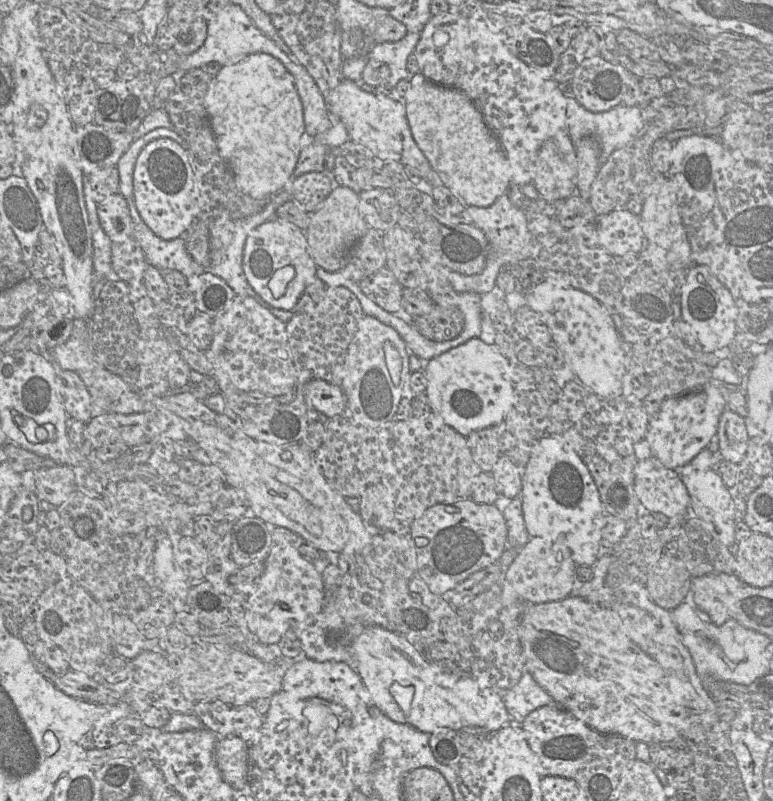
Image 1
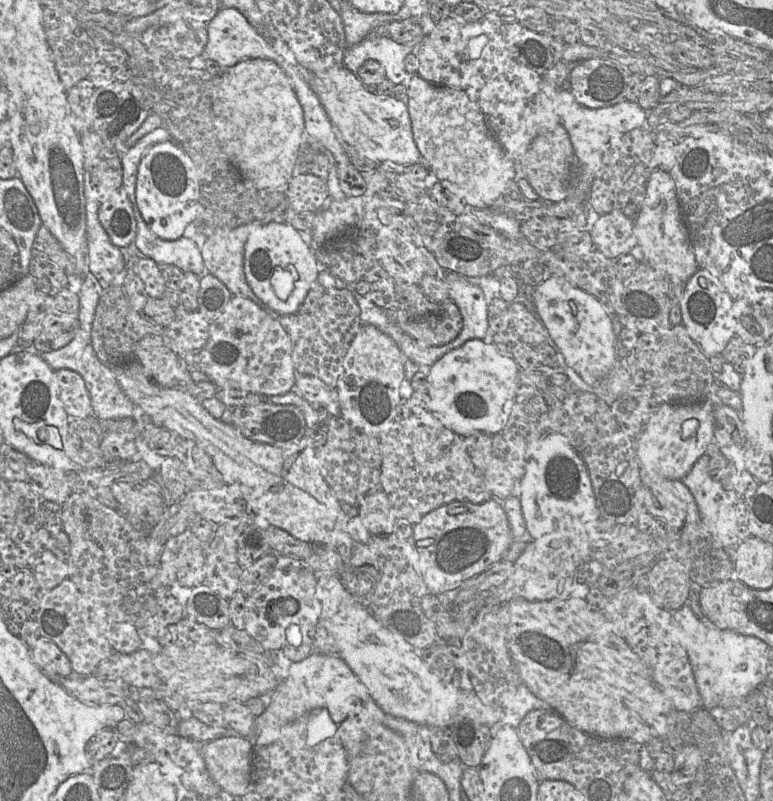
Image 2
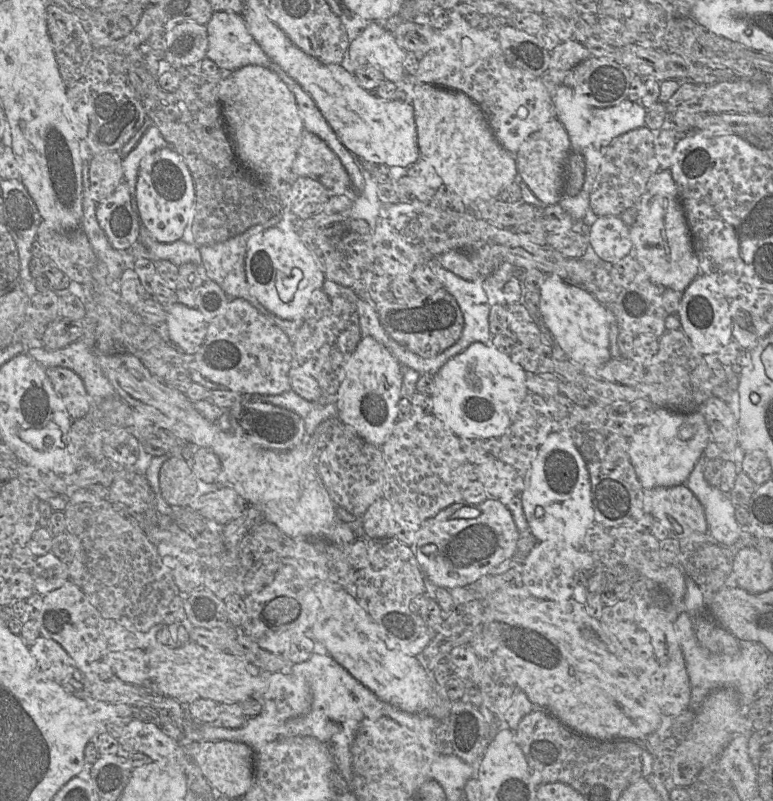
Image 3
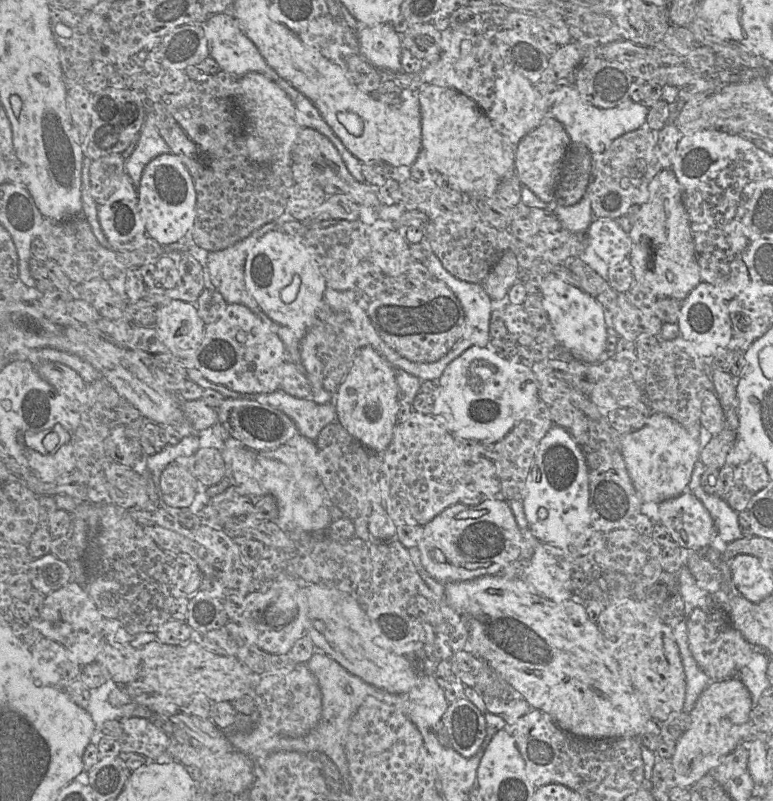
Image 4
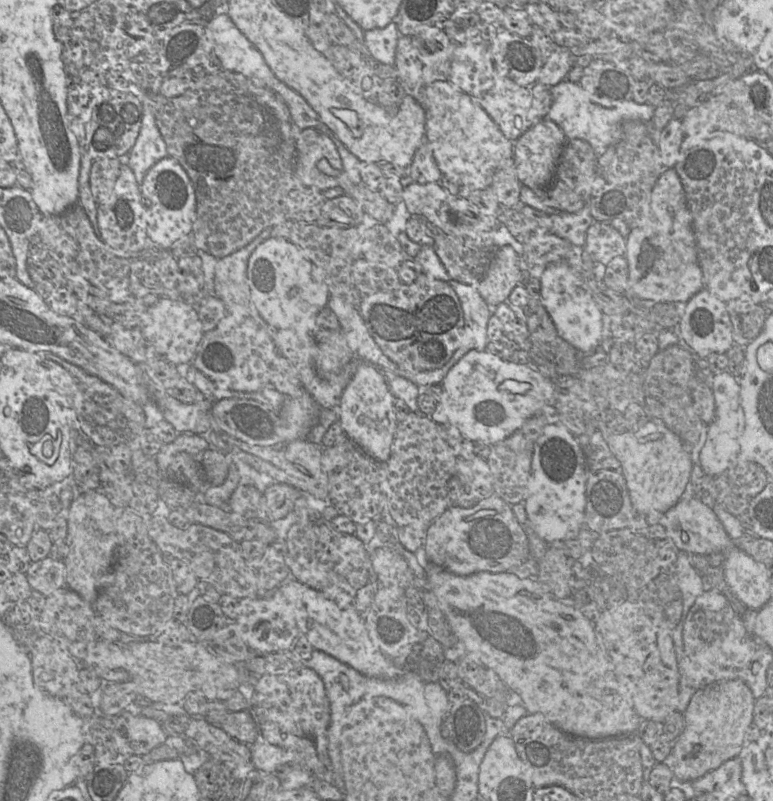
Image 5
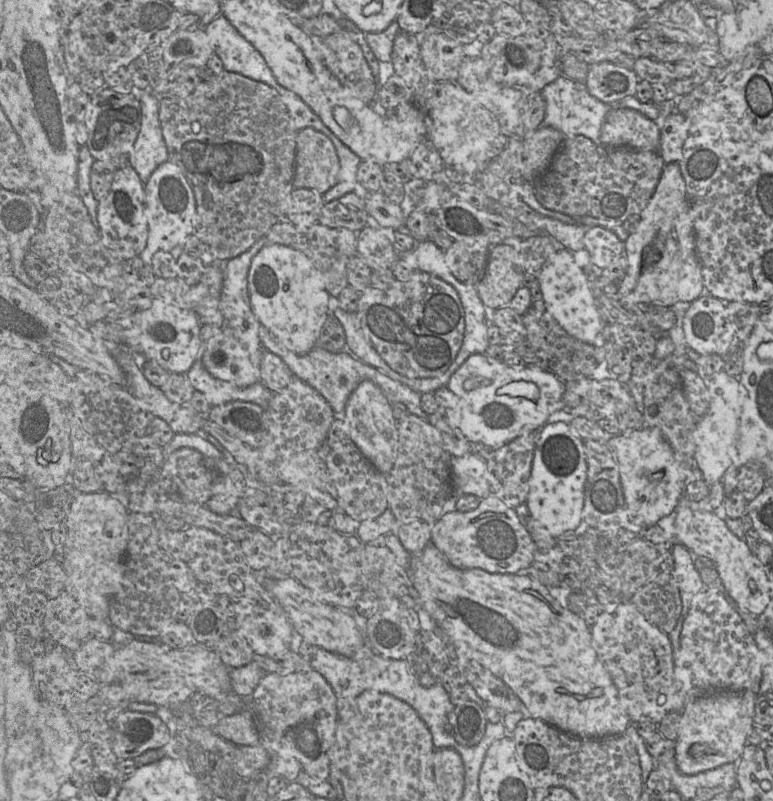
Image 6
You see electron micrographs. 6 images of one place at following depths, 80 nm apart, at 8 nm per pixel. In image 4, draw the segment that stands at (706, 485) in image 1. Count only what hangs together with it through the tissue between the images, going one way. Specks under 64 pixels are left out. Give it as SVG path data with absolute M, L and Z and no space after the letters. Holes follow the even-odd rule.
M700 460L696 462L688 484L688 491L703 503L712 516L716 529L716 542L720 545L728 544L741 538L743 529L739 525L738 513L725 499L703 490L700 481L705 467Z

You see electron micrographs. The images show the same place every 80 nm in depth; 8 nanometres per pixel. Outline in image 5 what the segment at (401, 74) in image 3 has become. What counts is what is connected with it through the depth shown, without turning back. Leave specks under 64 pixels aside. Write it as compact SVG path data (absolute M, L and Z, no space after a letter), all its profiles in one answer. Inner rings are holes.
M392 21L383 28L364 31L364 45L377 61L394 66L399 37L397 25Z

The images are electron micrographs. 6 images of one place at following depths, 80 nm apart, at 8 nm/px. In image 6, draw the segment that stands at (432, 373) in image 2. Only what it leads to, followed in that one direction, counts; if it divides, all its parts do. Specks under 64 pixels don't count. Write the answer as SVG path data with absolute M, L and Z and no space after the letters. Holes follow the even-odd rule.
M477 353L452 374L447 388L453 393L453 406L442 410L449 426L458 428L470 442L498 448L524 433L539 431L553 412L563 408L565 383L544 367L510 367L485 353Z

